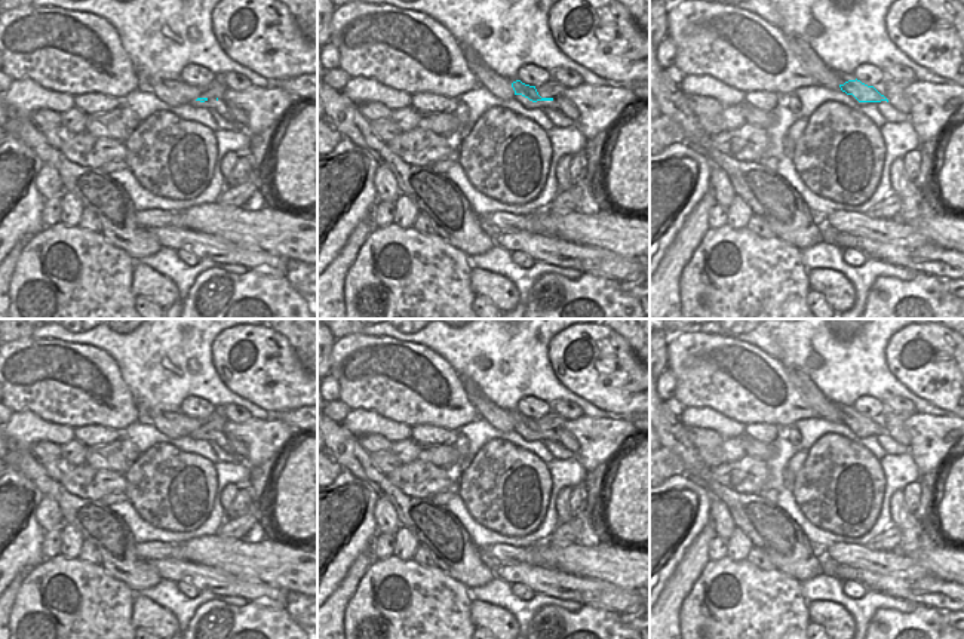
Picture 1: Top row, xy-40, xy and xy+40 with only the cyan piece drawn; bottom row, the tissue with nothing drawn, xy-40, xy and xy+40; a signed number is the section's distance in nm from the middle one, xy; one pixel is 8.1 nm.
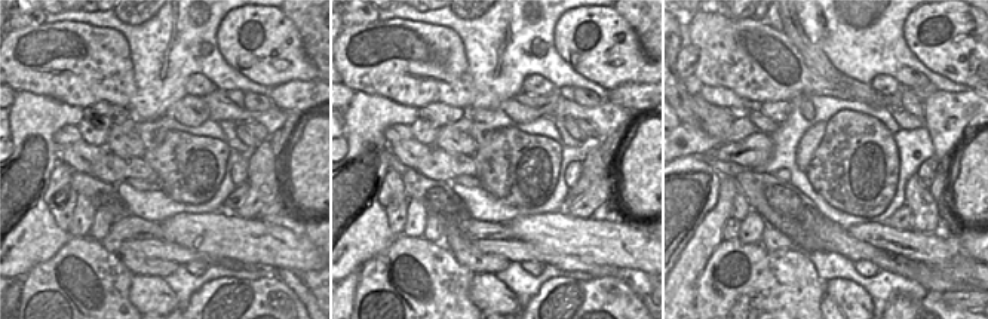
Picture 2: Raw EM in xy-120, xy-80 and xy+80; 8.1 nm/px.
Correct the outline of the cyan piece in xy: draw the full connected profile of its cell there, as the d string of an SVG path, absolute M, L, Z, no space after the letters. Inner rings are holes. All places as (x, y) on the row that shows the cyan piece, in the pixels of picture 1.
M521 80L513 82L512 87L515 90L515 95L522 95L522 96L528 98L532 102L537 102L537 101L553 101L553 98L541 98L538 95L535 86L525 85Z

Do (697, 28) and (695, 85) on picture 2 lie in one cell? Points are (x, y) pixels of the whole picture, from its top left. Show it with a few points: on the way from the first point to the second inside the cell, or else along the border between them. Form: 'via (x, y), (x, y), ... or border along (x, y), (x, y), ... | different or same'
border along (693, 74), (703, 85) | different

